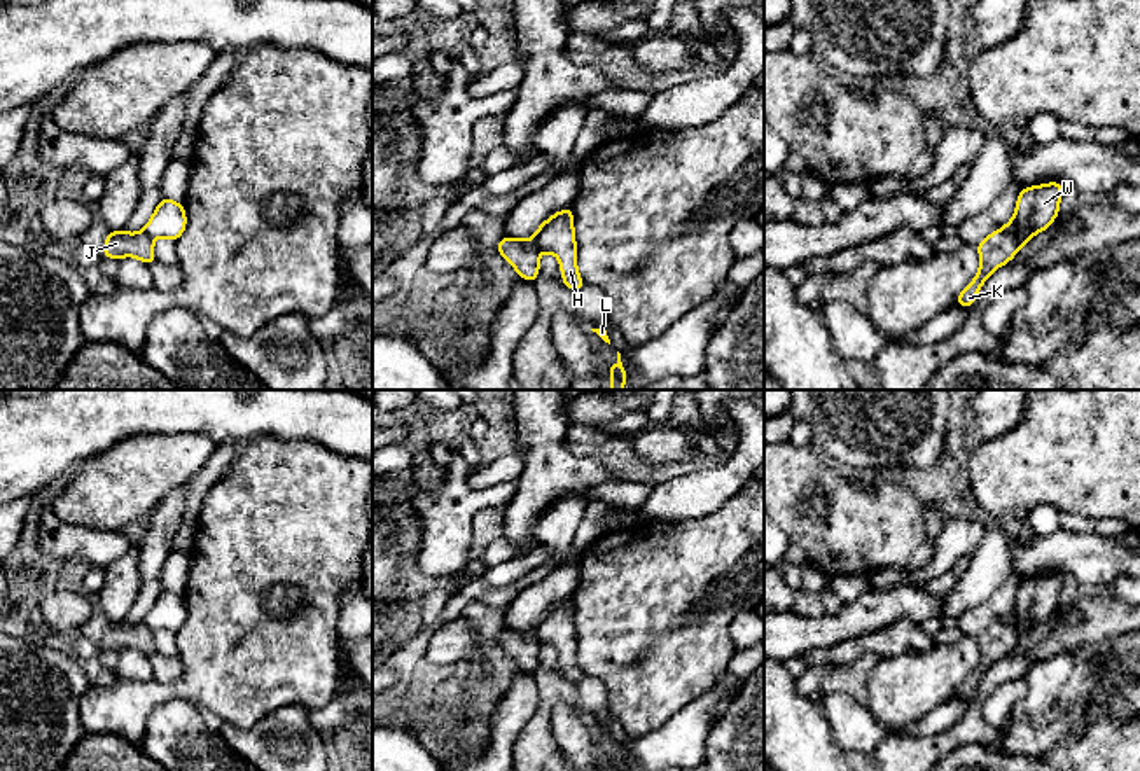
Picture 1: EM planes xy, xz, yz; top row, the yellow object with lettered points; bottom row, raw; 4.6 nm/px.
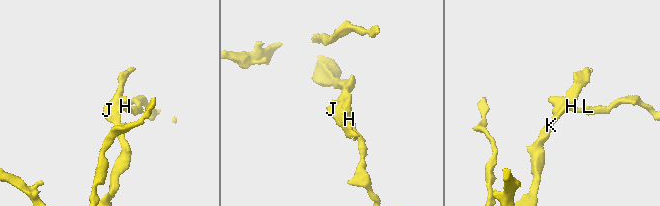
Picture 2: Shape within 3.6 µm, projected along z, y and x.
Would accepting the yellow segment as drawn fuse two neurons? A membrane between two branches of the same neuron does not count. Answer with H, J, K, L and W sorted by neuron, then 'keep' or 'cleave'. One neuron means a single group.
H L / J K W | cleave

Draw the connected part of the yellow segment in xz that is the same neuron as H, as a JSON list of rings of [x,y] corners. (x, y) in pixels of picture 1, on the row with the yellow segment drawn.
[[[572,206],[551,215],[546,229],[537,238],[537,245],[540,252],[558,257],[561,280],[567,288],[579,292],[586,285],[577,269],[577,243]]]

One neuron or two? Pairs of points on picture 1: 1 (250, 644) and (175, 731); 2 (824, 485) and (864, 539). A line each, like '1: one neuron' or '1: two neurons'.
1: two neurons
2: one neuron

